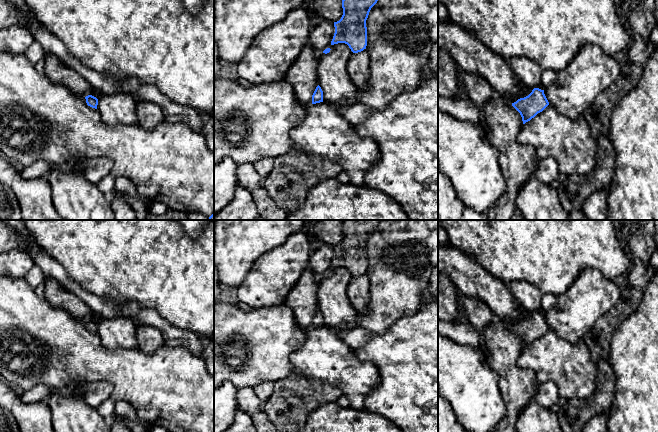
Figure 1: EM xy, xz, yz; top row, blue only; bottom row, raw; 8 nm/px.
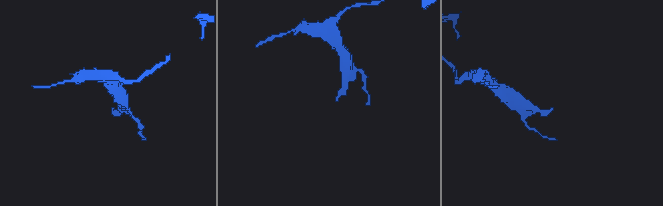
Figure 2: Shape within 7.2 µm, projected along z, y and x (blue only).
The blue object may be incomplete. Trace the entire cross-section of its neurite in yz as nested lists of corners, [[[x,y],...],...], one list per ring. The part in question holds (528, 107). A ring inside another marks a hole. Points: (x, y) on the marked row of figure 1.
[[[534,88],[528,96],[512,103],[512,106],[520,113],[523,124],[542,112],[548,105],[544,90],[539,88]]]

